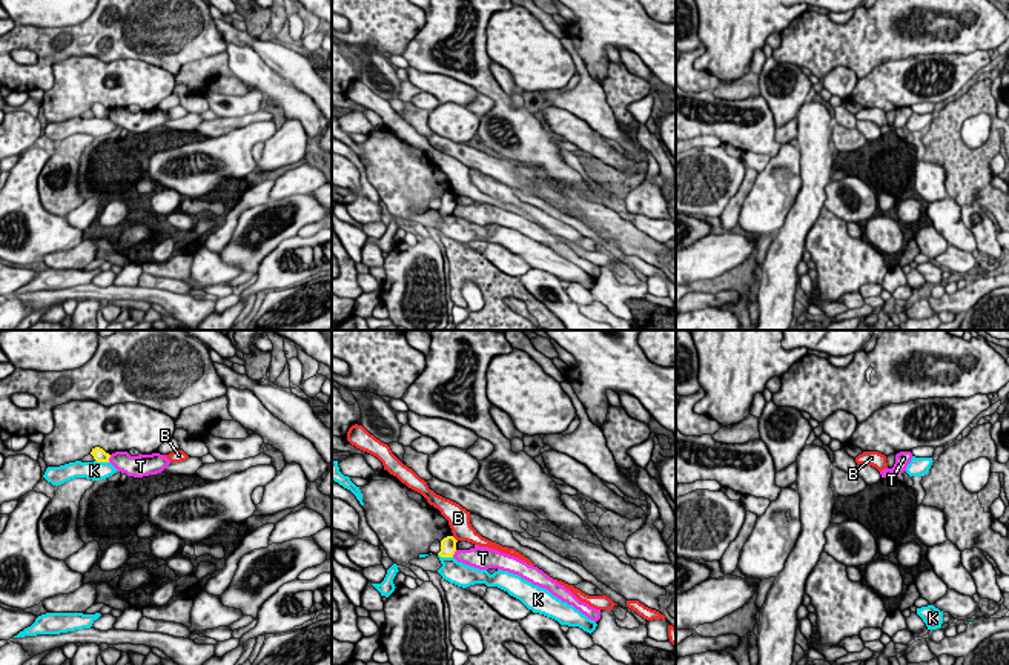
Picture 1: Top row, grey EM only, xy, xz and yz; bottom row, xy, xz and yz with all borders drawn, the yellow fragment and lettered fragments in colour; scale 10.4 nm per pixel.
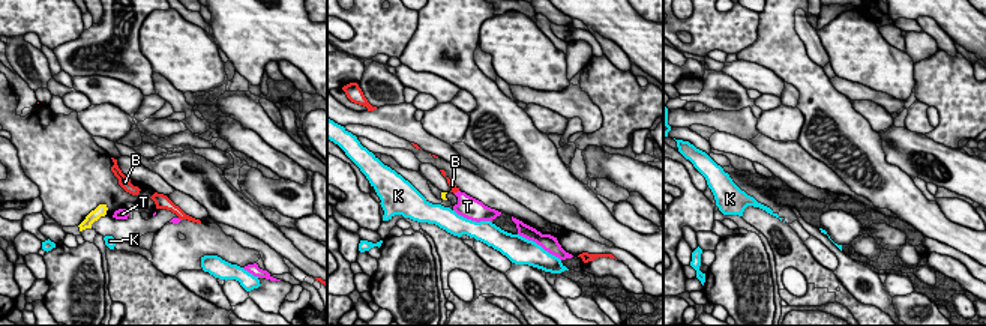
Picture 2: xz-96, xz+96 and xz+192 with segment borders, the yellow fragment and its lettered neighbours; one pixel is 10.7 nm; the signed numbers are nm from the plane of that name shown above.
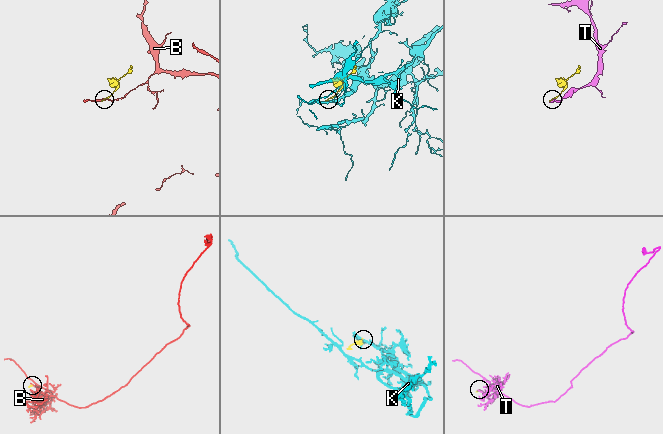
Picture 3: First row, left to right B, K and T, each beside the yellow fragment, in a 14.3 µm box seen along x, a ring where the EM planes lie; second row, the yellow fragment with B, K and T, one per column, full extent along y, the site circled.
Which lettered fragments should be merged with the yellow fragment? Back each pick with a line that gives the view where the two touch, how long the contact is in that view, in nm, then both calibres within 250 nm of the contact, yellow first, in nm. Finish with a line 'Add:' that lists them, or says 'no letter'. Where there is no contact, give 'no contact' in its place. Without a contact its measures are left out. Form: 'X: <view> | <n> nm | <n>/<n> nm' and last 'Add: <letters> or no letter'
Add: no letter

